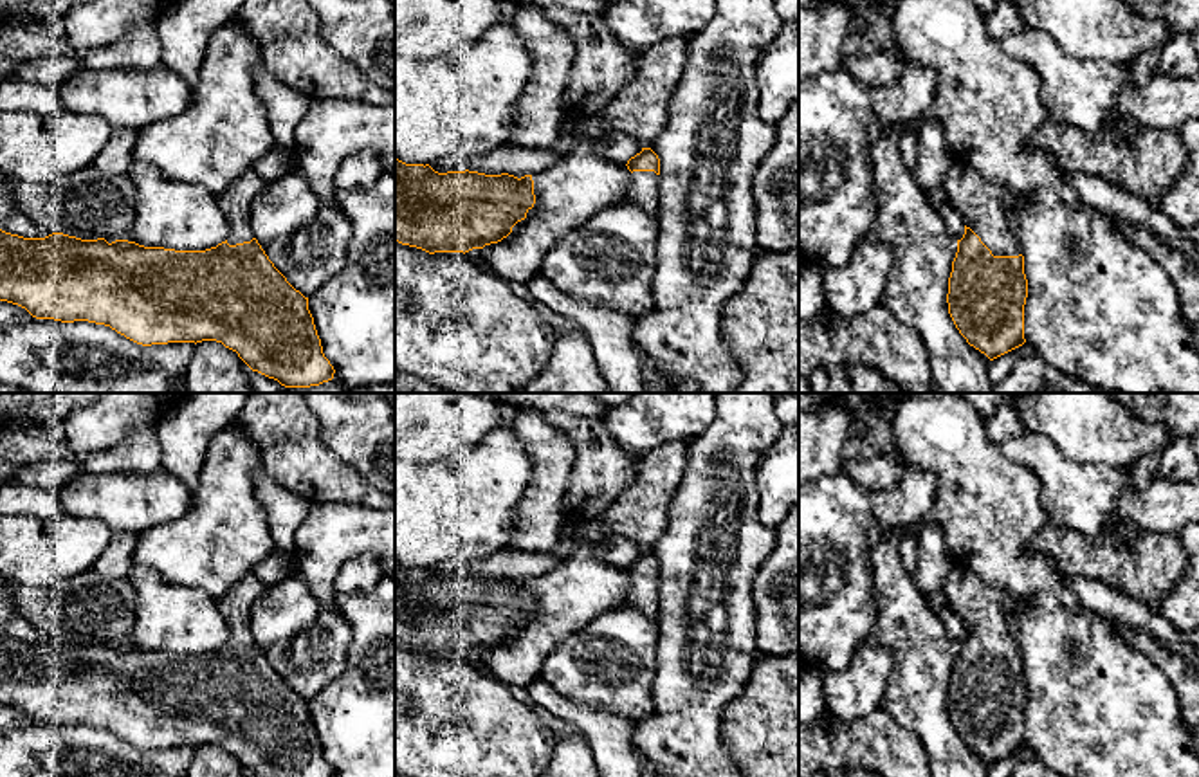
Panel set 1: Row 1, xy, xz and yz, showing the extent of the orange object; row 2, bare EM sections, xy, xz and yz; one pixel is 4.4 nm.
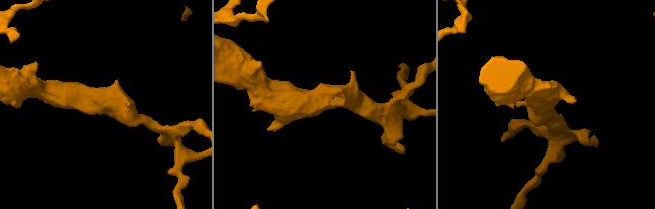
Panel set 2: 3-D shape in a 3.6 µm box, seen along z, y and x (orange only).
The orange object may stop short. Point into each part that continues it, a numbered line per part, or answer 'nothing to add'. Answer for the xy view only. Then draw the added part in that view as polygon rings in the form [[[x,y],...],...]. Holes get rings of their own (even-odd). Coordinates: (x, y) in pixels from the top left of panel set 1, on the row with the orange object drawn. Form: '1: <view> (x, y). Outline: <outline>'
1: xy (237, 199). Outline: [[[249,168],[236,180],[233,180],[218,198],[218,204],[231,215],[231,234],[227,238],[229,245],[251,242],[254,238],[251,231],[249,209],[265,186],[265,178],[260,177],[254,168]]]

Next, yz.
1: yz (985, 208). Outline: [[[954,160],[943,180],[948,202],[957,209],[993,256],[1019,256],[1021,247],[1010,227],[1017,193],[986,182],[972,166]]]

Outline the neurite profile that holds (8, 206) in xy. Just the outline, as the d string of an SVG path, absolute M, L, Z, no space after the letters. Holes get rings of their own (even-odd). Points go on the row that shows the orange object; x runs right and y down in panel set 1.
M0 171L0 225L4 220L7 220L14 211L20 211L16 202L14 202L14 195L9 189L9 182L13 178L9 178L7 175L4 175Z

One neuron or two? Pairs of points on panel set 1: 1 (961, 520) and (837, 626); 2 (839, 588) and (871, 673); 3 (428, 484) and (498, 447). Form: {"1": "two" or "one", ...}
{"1": "two", "2": "two", "3": "one"}

